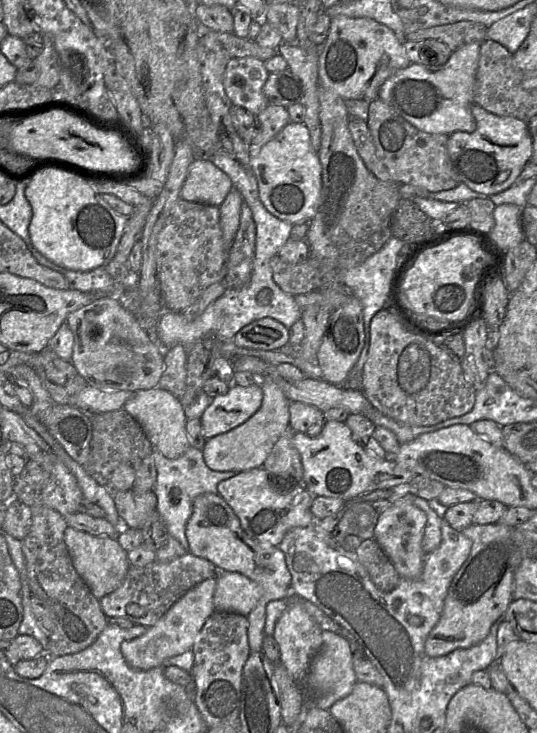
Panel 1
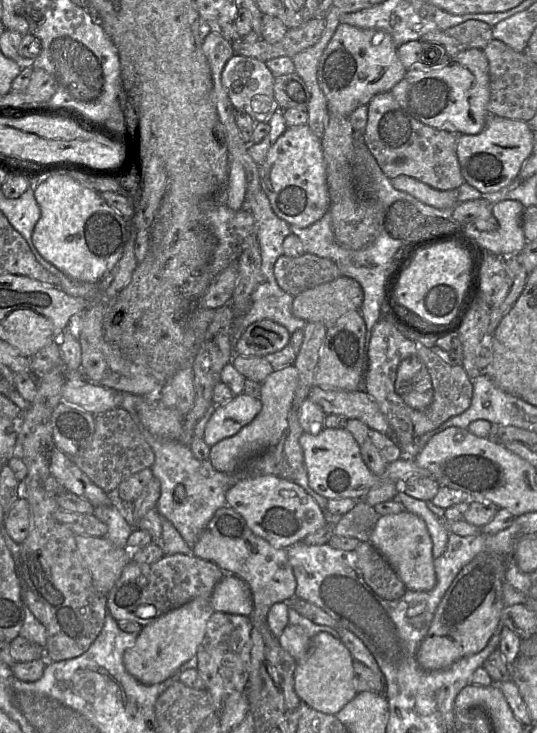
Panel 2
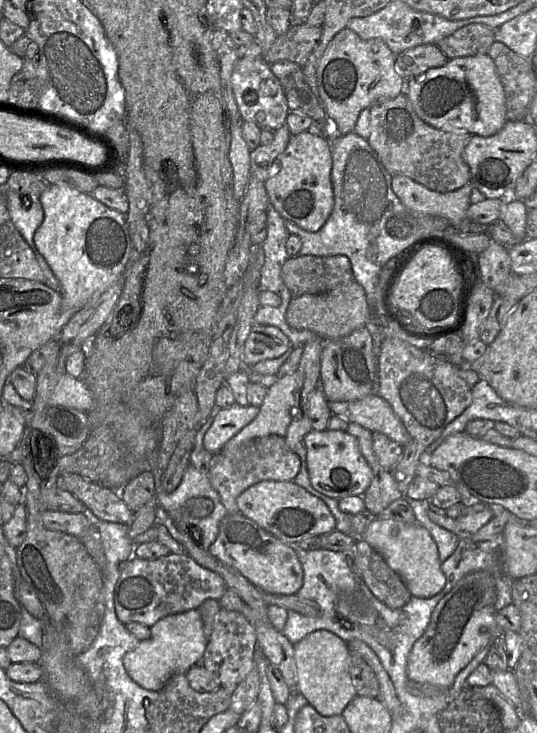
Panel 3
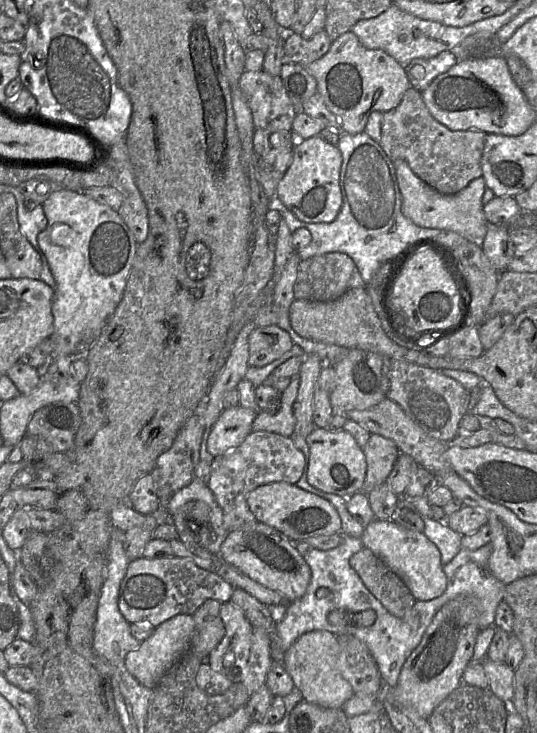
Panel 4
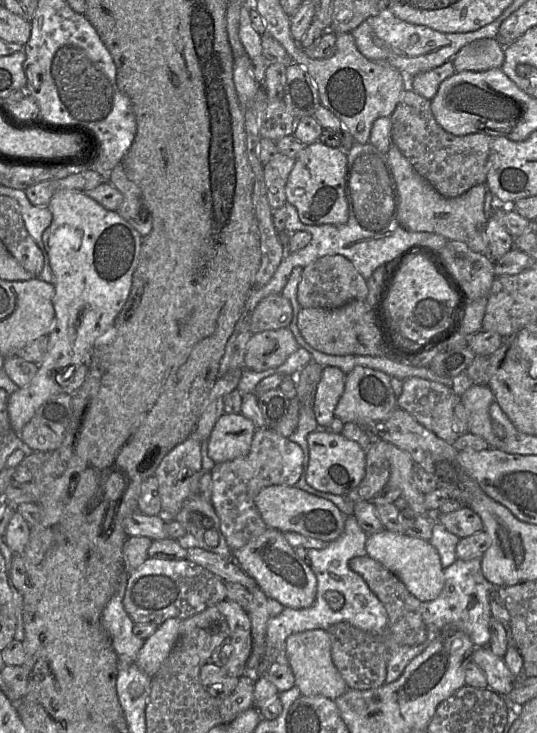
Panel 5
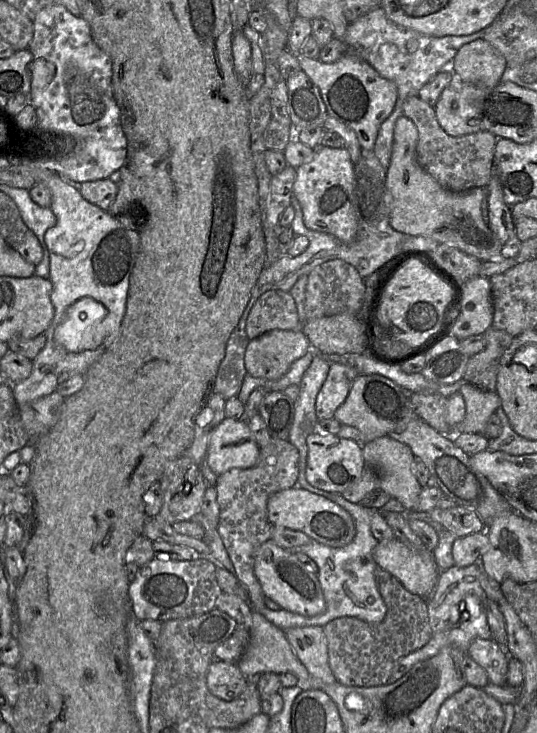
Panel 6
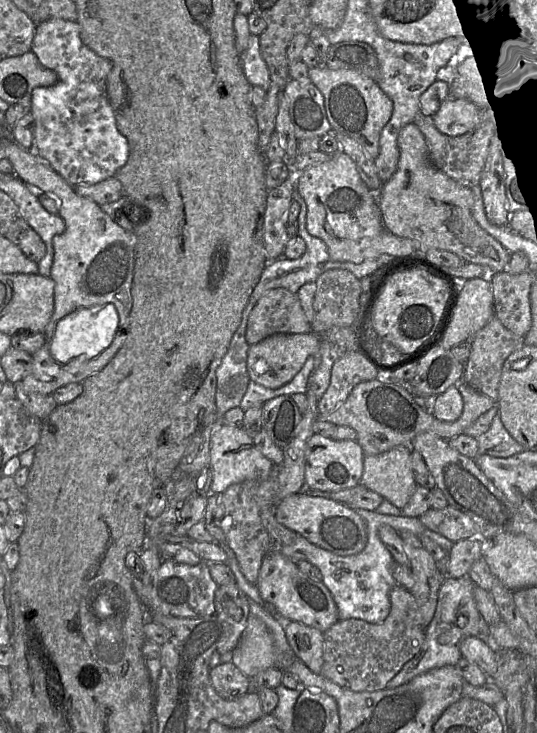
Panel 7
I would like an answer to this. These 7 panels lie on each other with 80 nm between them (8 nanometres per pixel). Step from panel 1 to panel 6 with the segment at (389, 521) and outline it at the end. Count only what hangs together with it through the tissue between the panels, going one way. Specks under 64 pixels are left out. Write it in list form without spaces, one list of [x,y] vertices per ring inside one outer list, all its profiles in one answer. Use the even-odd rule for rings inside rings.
[[[394,538],[379,541],[373,559],[412,594],[427,599],[434,592],[440,570],[433,551],[414,552]]]

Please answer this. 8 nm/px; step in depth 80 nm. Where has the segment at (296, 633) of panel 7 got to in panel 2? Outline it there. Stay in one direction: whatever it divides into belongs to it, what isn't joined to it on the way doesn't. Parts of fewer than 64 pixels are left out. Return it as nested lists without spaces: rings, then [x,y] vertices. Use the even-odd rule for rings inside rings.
[[[323,631],[314,635],[308,651],[297,661],[294,672],[294,689],[300,700],[319,712],[336,715],[357,694],[353,660],[338,637]]]

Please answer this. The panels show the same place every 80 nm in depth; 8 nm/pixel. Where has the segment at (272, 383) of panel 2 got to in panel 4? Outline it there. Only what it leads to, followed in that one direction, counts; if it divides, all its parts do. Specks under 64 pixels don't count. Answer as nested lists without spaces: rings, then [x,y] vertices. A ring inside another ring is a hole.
[[[291,378],[287,388],[281,392],[281,404],[277,412],[258,410],[252,424],[252,431],[268,431],[290,437],[294,433],[295,416],[293,404],[297,397],[298,379]]]

